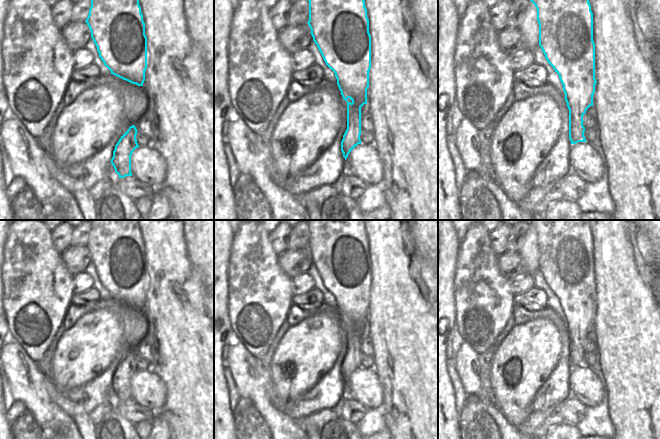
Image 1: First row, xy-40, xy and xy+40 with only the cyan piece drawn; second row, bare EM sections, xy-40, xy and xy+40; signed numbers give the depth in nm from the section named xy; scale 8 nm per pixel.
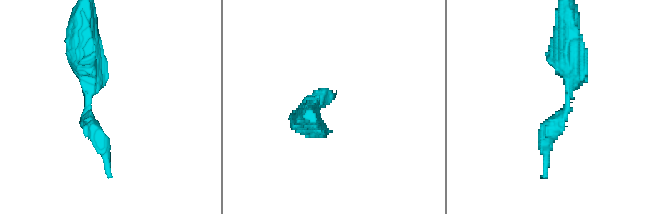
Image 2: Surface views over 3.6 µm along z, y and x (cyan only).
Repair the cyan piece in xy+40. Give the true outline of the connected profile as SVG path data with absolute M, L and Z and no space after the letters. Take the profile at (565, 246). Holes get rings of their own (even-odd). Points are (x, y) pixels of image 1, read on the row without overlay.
M530 220L537 233L539 270L547 286L559 299L569 333L569 363L571 368L586 366L583 339L593 330L595 317L595 267L593 237L589 220Z

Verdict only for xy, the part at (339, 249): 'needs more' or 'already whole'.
already whole

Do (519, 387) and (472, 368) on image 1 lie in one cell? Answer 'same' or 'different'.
different

